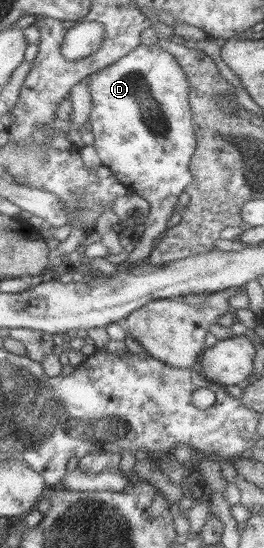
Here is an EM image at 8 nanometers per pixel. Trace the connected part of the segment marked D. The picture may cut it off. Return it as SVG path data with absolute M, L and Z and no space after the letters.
M139 44L116 62L89 74L84 82L89 88L88 94L92 102L87 121L94 137L92 146L99 158L99 164L106 166L120 184L149 204L143 224L144 231L140 234L136 247L131 248L124 264L120 266L125 268L128 263L142 261L150 254L152 240L165 230L166 221L174 210L179 194L191 181L189 157L193 156L195 149L195 132L188 107L188 83L183 68L158 44Z

